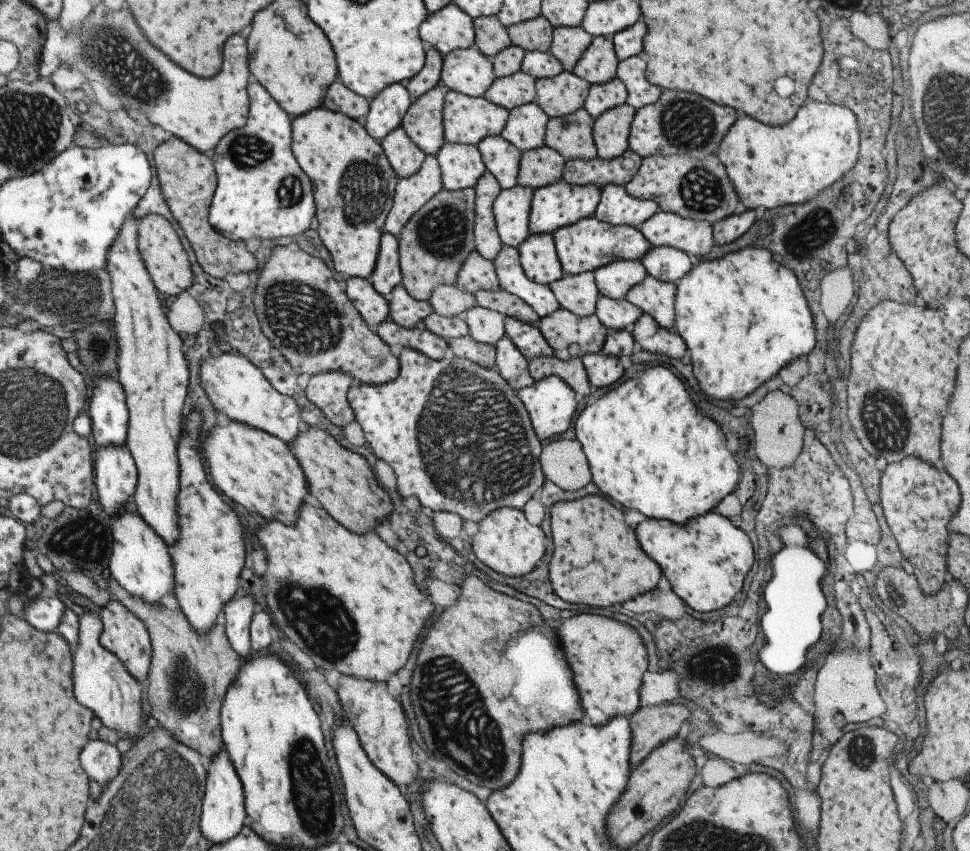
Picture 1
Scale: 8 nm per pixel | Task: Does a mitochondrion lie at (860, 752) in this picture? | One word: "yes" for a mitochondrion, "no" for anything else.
yes

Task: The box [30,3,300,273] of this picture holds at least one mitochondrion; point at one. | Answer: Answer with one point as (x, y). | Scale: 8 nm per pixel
(125, 65)

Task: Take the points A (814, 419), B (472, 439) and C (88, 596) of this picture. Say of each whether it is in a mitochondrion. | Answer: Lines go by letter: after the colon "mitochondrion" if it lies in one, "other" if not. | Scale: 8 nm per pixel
A: other
B: mitochondrion
C: other

